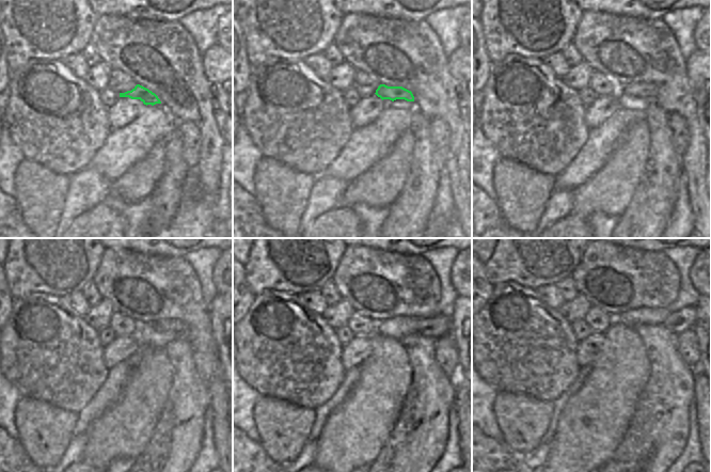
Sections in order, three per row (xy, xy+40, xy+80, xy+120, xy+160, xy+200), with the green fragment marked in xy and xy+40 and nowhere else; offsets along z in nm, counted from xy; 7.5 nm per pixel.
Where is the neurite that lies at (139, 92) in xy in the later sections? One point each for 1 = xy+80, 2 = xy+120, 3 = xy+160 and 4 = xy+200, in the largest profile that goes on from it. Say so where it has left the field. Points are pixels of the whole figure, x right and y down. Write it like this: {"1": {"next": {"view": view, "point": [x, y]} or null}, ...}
{"1": {"next": {"view": "xy+80", "point": [647, 90]}}, "2": {"next": {"view": "xy+120", "point": [178, 327]}}, "3": {"next": {"view": "xy+160", "point": [437, 326]}}, "4": {"next": {"view": "xy+200", "point": [684, 319]}}}

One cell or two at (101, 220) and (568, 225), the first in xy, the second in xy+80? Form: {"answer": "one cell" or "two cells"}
{"answer": "one cell"}

